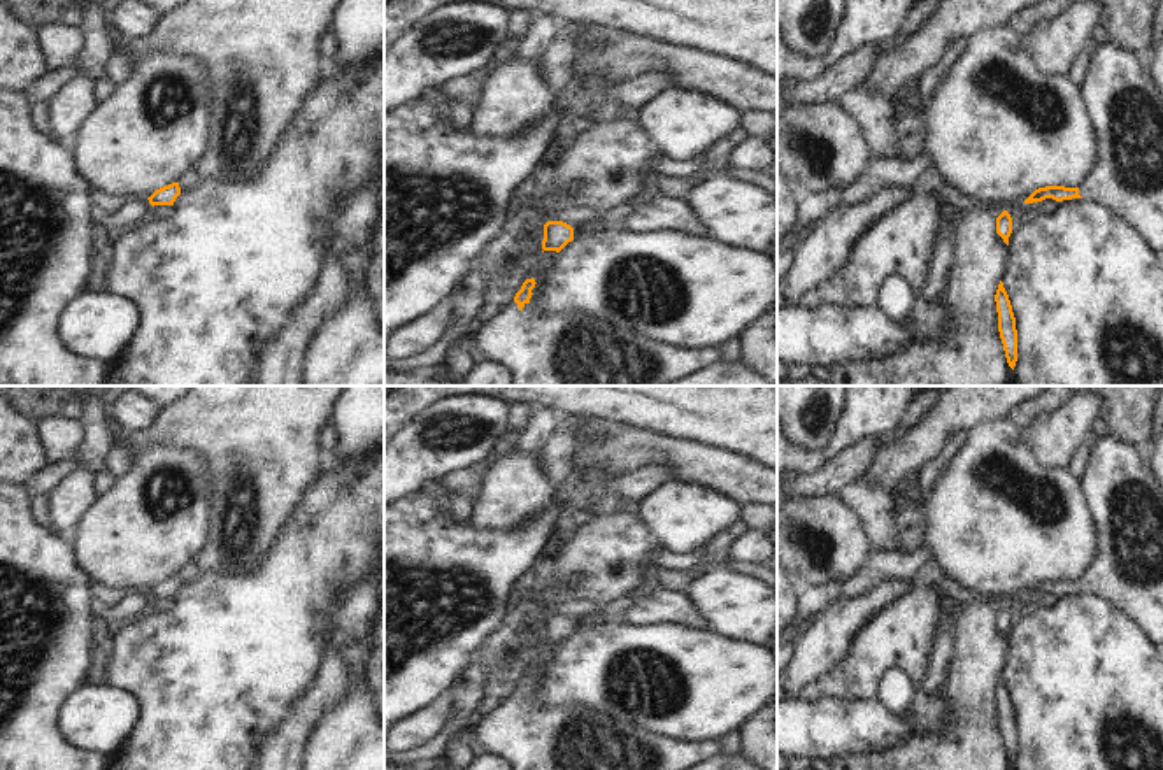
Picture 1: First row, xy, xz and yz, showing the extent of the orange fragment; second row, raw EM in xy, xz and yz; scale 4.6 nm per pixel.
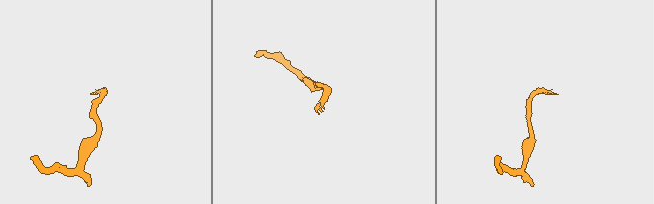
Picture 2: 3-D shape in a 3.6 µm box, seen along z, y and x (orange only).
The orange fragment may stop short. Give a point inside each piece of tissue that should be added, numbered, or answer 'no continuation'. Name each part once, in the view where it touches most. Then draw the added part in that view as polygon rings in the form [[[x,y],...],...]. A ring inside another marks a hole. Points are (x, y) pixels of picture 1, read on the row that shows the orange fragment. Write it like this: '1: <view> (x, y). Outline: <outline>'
1: xz (565, 349). Outline: [[[516,302],[489,319],[474,344],[484,361],[507,368],[510,386],[668,386],[721,361],[719,347],[670,347],[581,312],[533,317],[530,303],[519,309]]]

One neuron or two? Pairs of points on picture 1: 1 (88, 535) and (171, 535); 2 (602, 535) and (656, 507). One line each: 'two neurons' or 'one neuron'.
1: one neuron
2: two neurons

